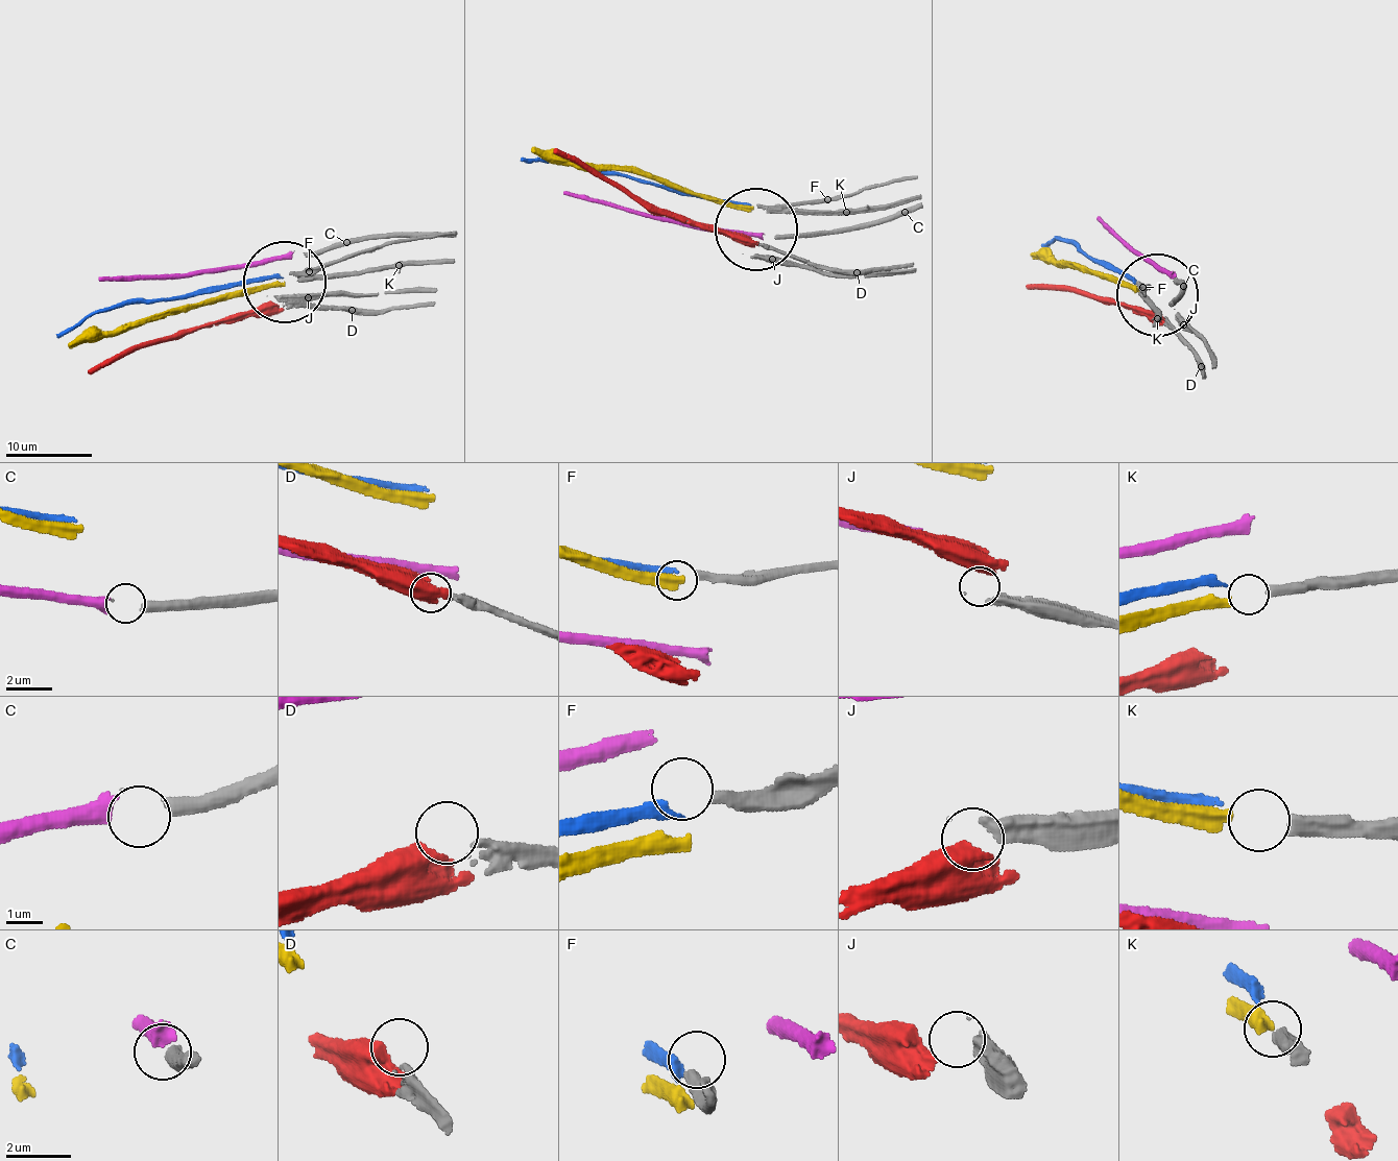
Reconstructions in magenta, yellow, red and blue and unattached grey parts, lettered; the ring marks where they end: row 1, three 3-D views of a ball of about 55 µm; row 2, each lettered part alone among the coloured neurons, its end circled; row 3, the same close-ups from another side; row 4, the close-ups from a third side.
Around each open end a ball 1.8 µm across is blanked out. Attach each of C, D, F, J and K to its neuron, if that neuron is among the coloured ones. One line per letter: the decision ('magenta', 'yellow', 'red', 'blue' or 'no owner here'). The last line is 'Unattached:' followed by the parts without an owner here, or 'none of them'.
C: magenta
D: red
F: blue
J: no owner here
K: yellow
Unattached: J

